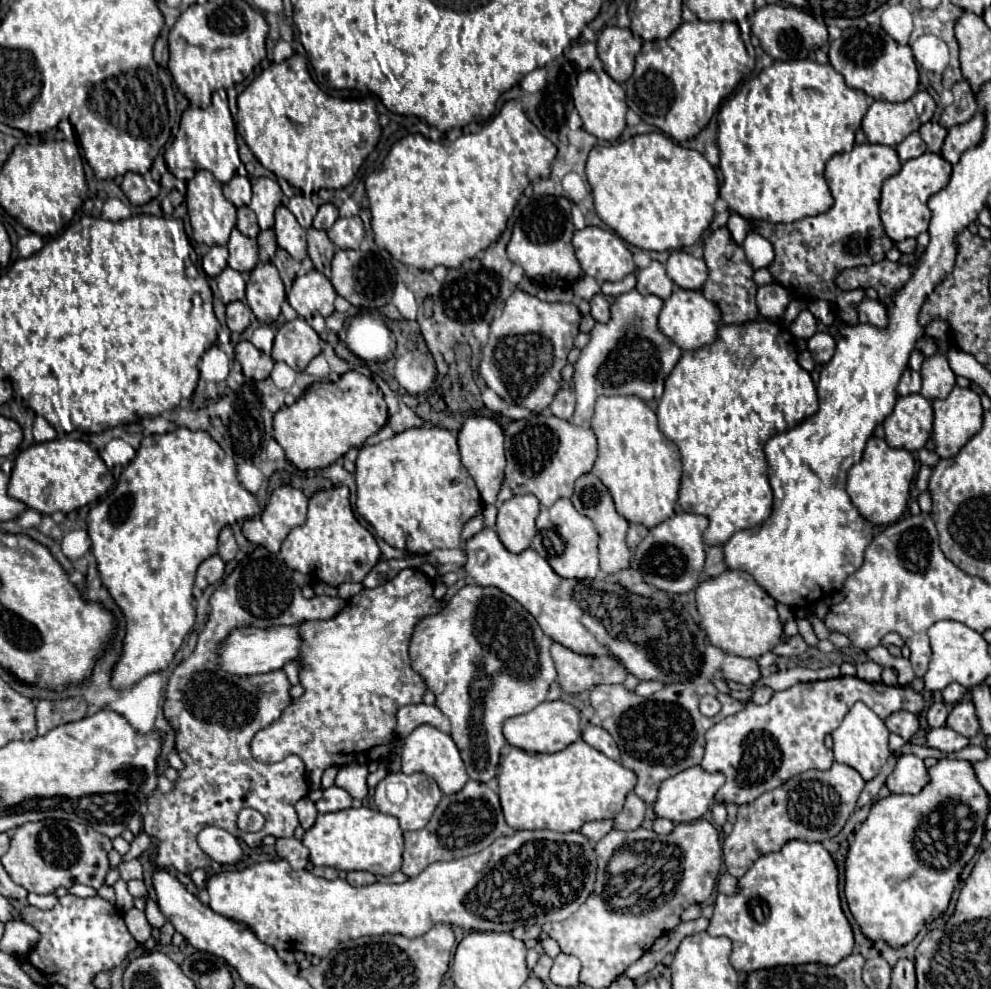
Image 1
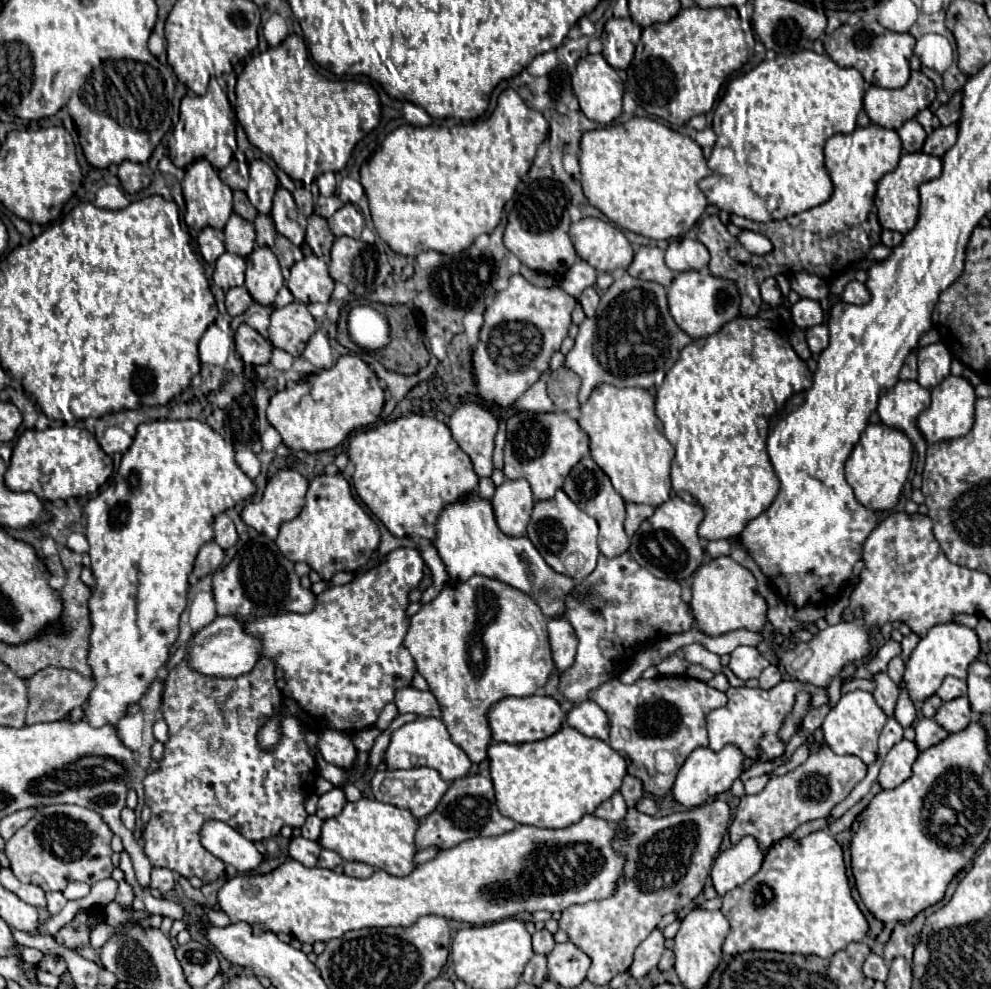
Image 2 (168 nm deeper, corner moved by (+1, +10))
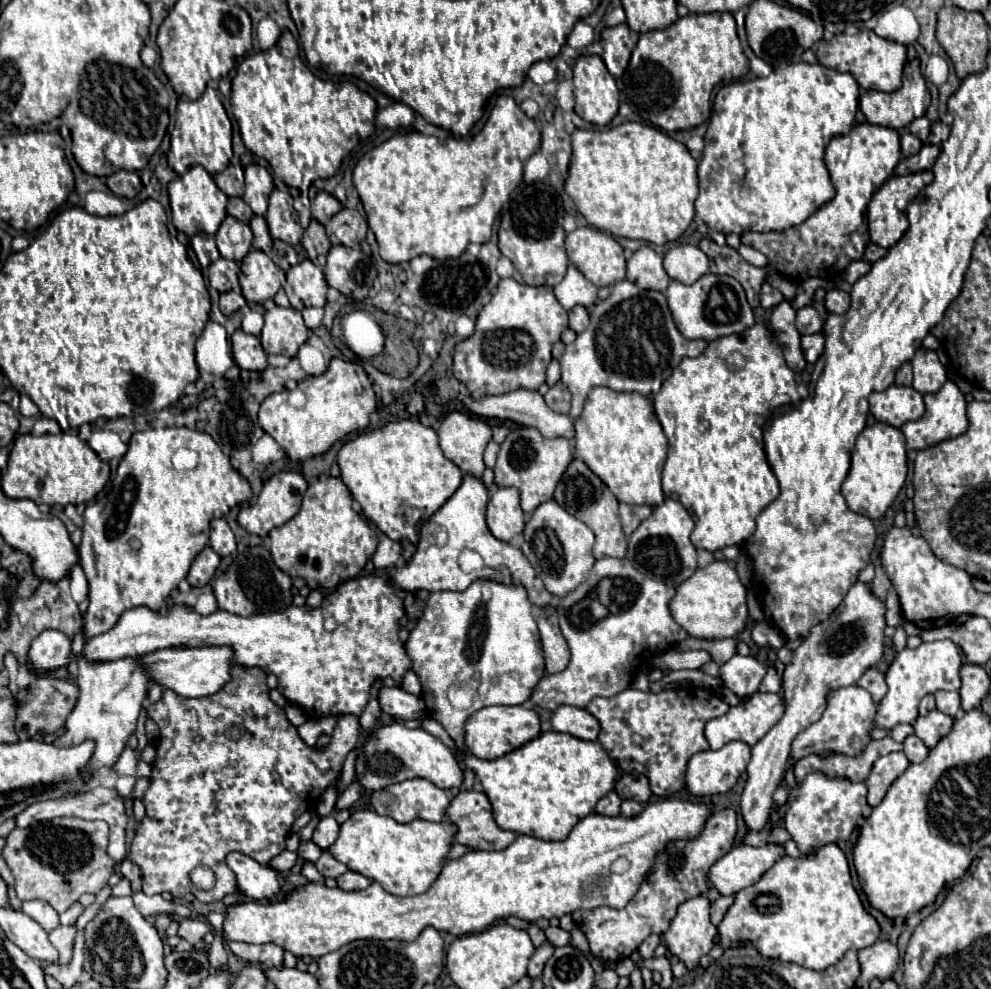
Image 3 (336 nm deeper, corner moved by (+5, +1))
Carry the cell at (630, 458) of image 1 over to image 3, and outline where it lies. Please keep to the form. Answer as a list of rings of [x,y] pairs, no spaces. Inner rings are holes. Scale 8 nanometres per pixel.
[[[593,387],[591,393],[589,393],[589,397],[587,397],[587,401],[585,401],[585,409],[583,409],[581,417],[575,419],[575,433],[577,433],[575,435],[575,441],[579,441],[579,445],[577,445],[577,457],[585,461],[585,465],[611,489],[611,493],[621,503],[629,503],[629,505],[651,505],[651,507],[653,505],[661,505],[661,501],[665,499],[665,495],[661,491],[661,471],[663,471],[663,465],[665,465],[665,459],[667,459],[667,437],[665,437],[665,433],[661,429],[661,423],[659,423],[657,415],[655,415],[653,403],[647,397],[643,397],[639,393],[619,393],[619,391],[613,391],[609,387]]]

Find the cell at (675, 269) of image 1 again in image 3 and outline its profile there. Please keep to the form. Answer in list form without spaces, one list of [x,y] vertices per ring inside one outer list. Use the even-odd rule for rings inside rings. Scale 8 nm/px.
[[[677,245],[665,255],[665,271],[681,283],[695,283],[709,271],[707,255],[695,245]]]

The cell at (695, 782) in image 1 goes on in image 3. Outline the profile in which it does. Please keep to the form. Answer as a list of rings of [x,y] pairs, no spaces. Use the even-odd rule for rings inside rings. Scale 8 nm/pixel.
[[[729,741],[721,749],[695,753],[687,769],[687,789],[693,795],[715,795],[729,791],[751,759],[745,741]]]

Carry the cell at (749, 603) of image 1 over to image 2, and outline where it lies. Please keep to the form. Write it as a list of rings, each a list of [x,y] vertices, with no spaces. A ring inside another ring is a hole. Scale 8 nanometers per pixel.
[[[721,556],[703,564],[693,576],[691,592],[691,612],[699,624],[699,630],[707,636],[723,636],[741,628],[759,632],[767,622],[769,606],[757,592],[755,576],[731,556]]]

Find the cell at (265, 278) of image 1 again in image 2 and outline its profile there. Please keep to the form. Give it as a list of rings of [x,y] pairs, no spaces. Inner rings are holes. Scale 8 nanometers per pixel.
[[[259,248],[245,258],[247,272],[245,272],[245,288],[253,296],[255,302],[263,306],[271,306],[279,288],[283,286],[283,276],[275,254],[269,248]]]

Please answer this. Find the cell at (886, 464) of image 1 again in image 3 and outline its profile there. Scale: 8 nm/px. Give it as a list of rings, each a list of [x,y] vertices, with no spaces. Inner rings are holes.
[[[875,423],[861,431],[855,443],[849,475],[841,485],[841,495],[845,497],[851,511],[861,513],[869,519],[879,519],[885,515],[907,477],[905,451],[905,437],[897,427],[891,427],[887,423]]]

